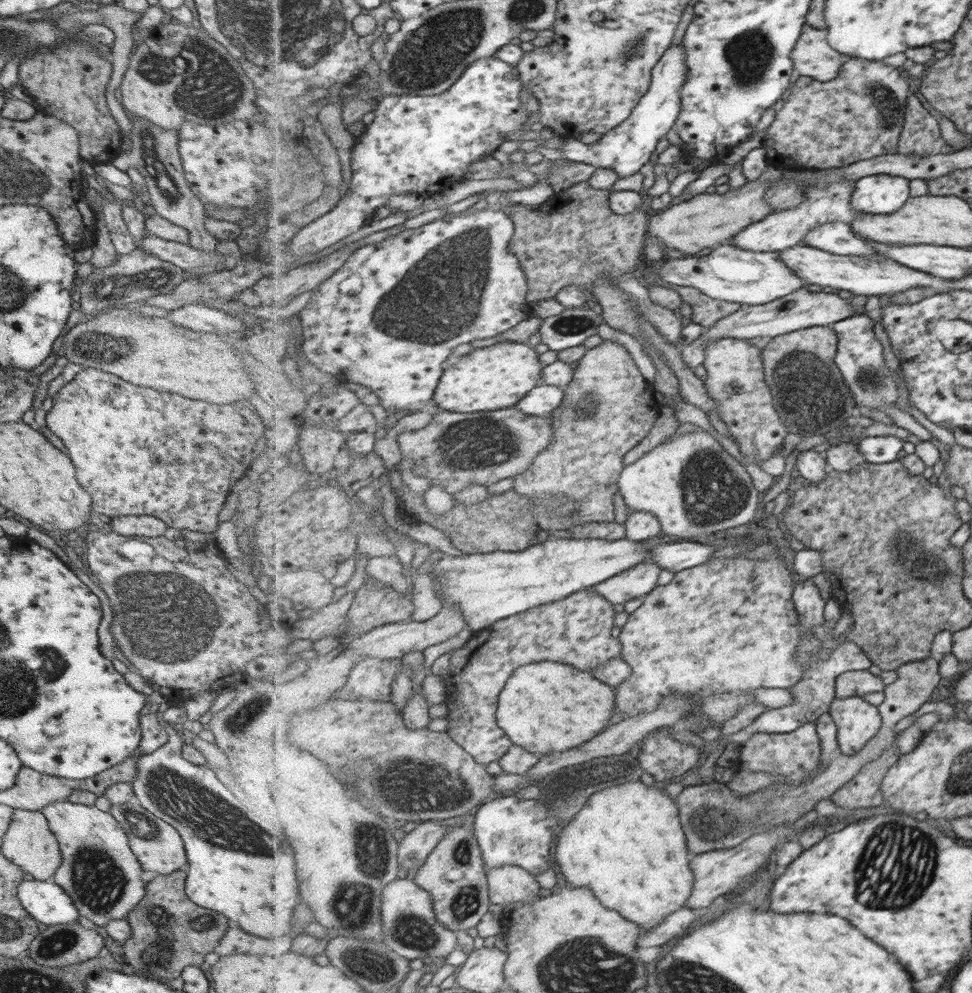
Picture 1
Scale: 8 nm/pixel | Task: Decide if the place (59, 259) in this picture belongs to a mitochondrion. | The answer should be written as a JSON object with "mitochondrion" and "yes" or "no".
{"mitochondrion":"no"}

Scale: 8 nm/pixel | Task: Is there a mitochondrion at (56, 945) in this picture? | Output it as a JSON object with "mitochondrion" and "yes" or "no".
{"mitochondrion":"yes"}

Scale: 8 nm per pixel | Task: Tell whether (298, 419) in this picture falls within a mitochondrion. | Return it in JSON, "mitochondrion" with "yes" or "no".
{"mitochondrion":"no"}

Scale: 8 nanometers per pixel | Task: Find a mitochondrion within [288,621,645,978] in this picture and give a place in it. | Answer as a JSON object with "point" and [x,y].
{"point":[410,785]}

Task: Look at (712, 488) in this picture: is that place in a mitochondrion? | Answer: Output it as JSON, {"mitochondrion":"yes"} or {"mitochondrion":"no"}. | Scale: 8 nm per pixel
{"mitochondrion":"yes"}

